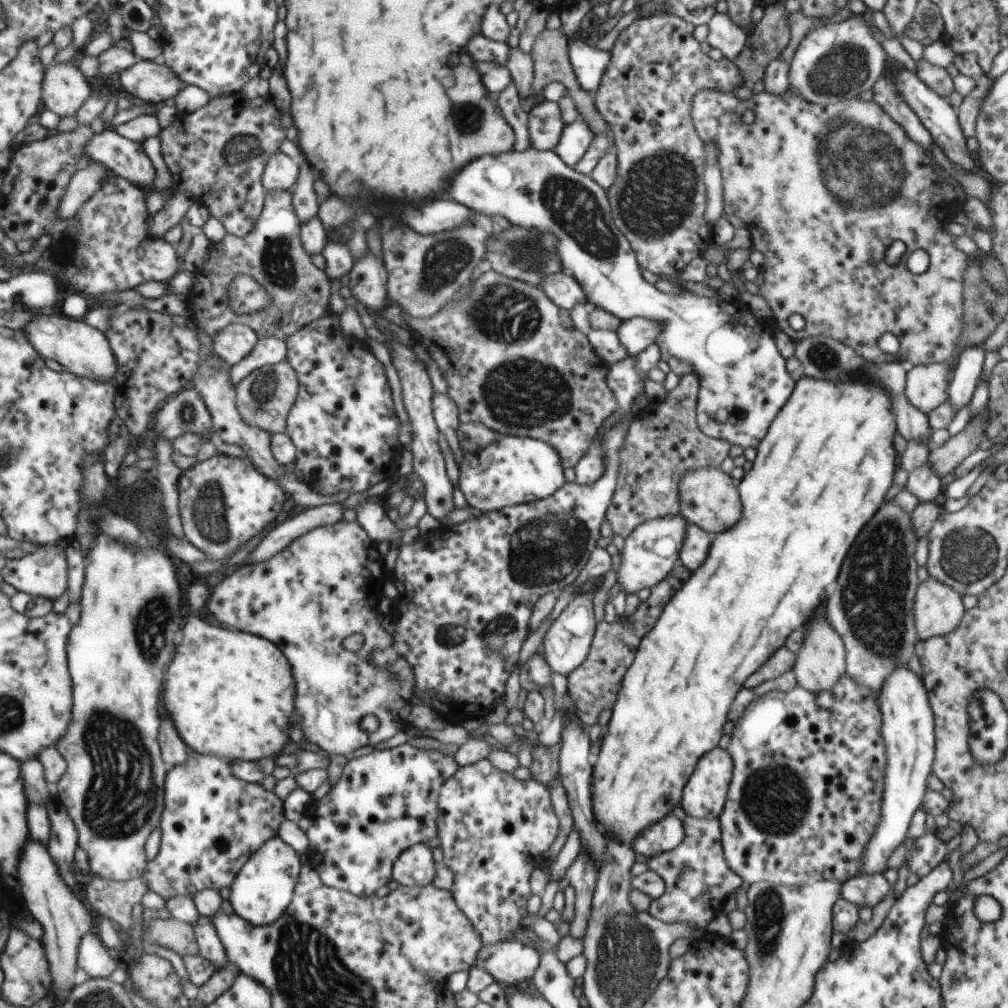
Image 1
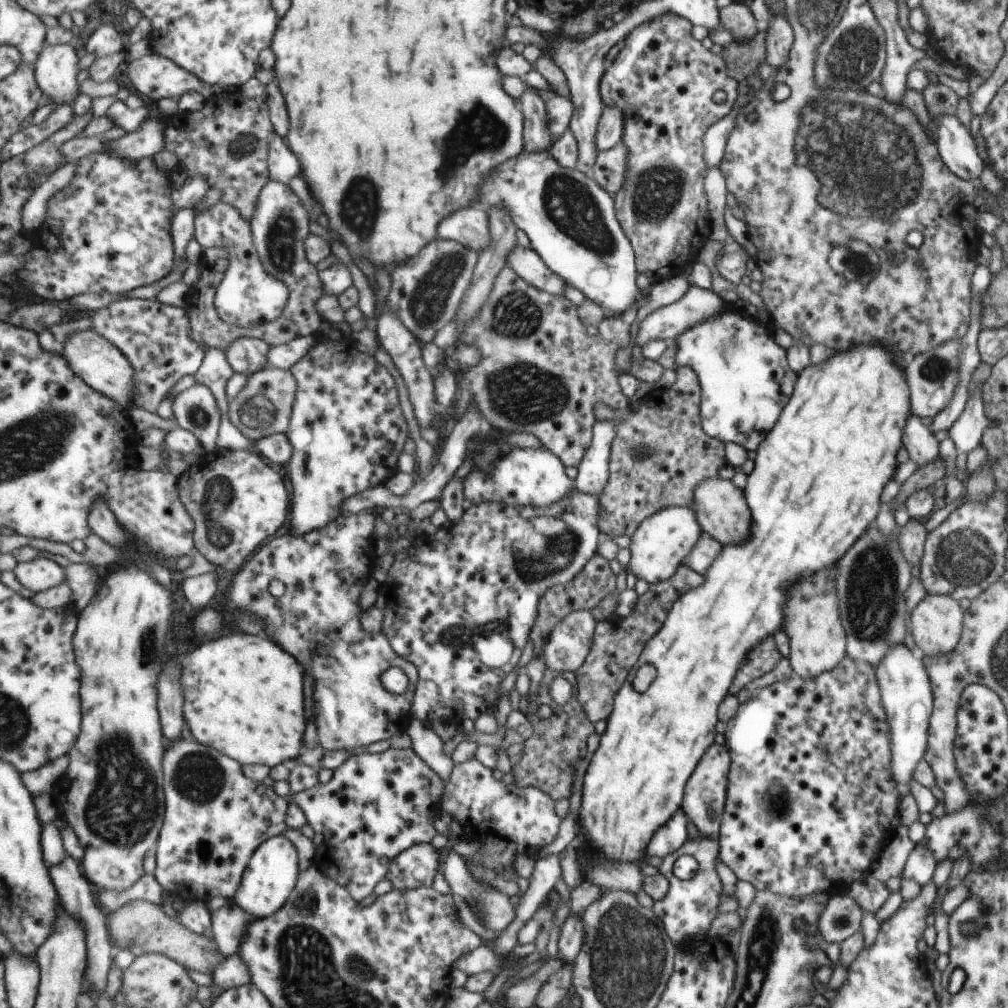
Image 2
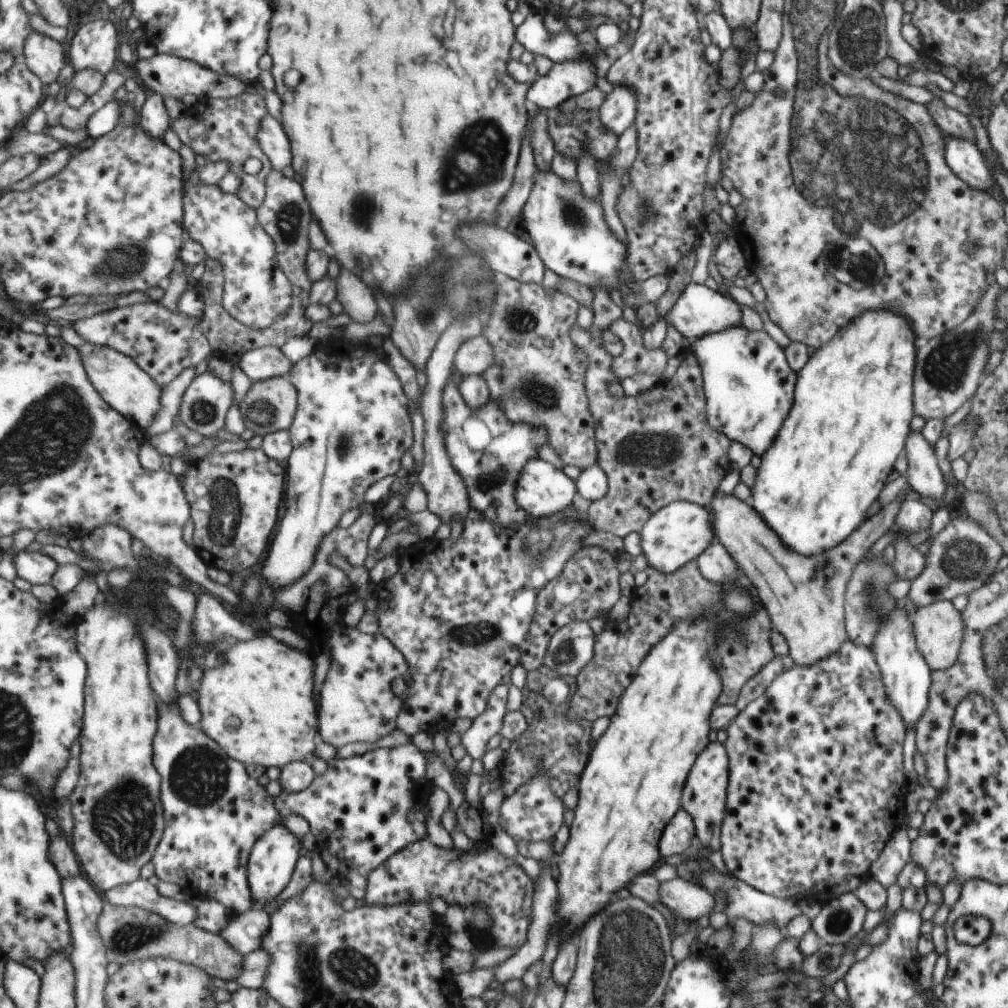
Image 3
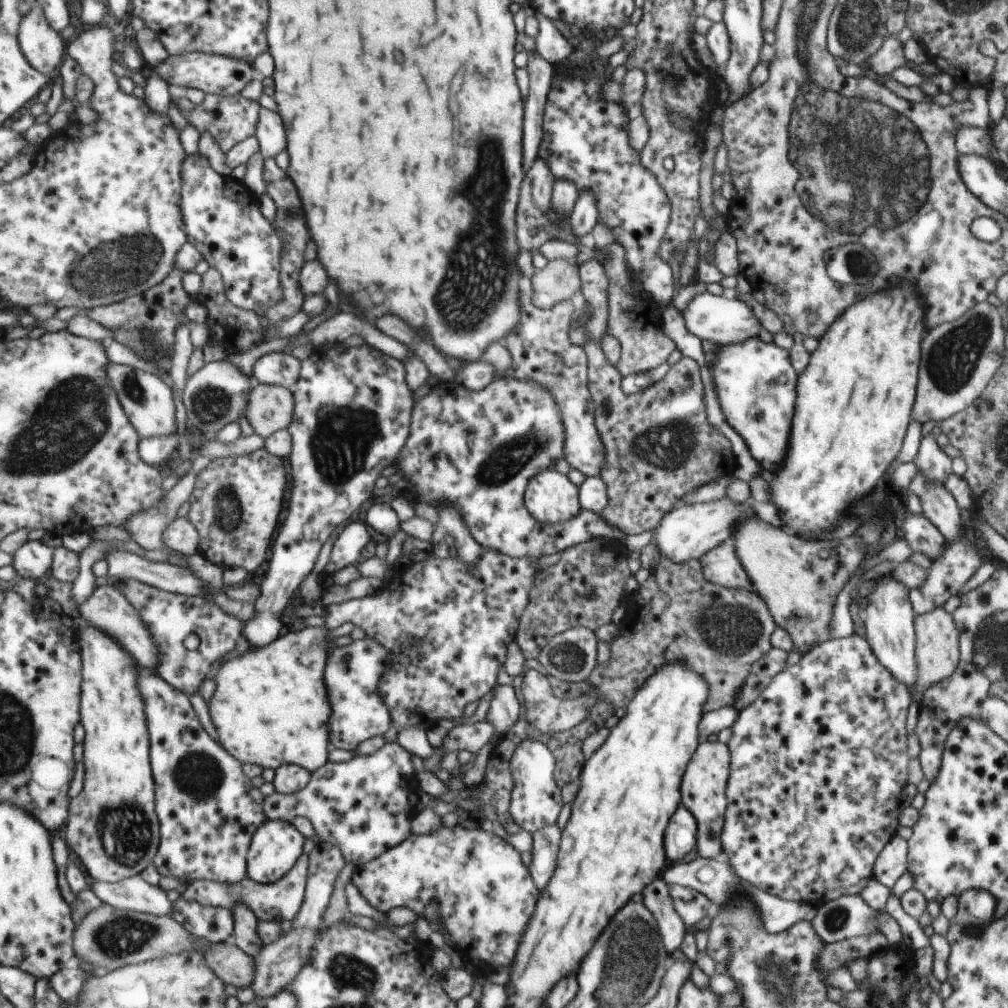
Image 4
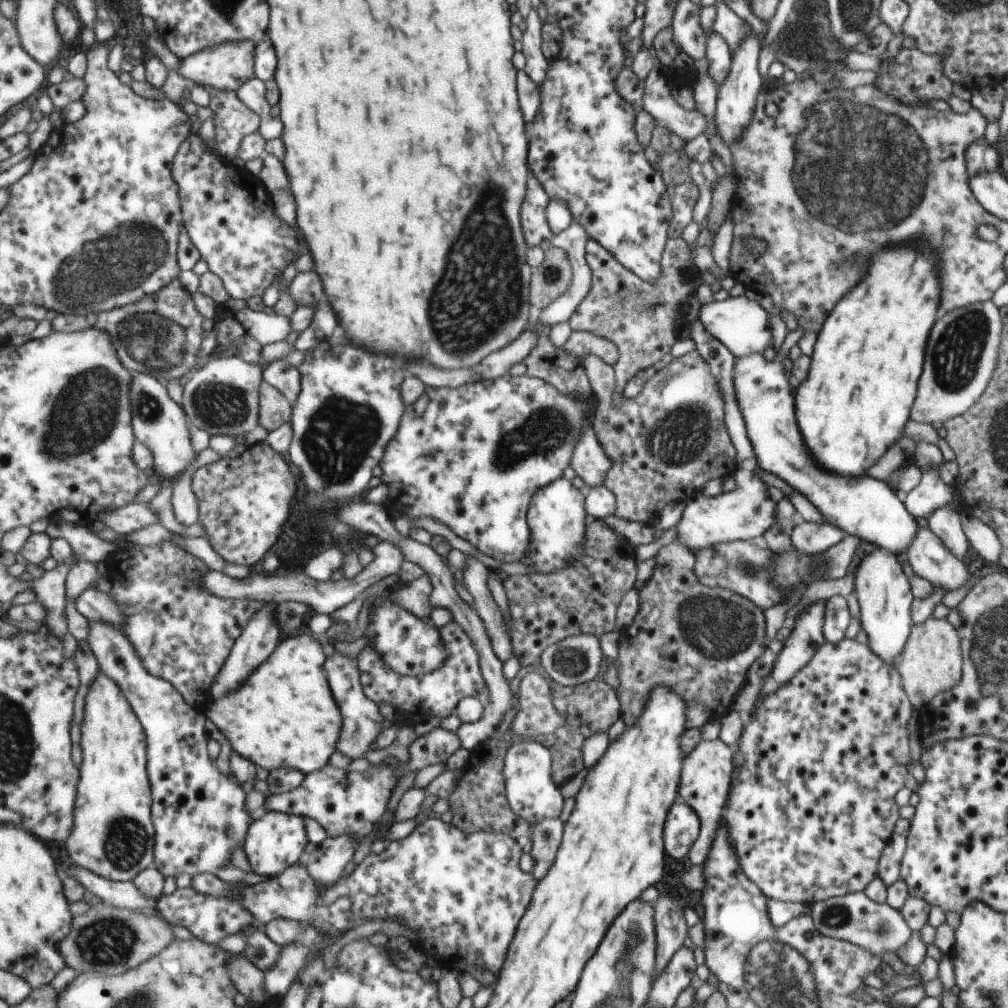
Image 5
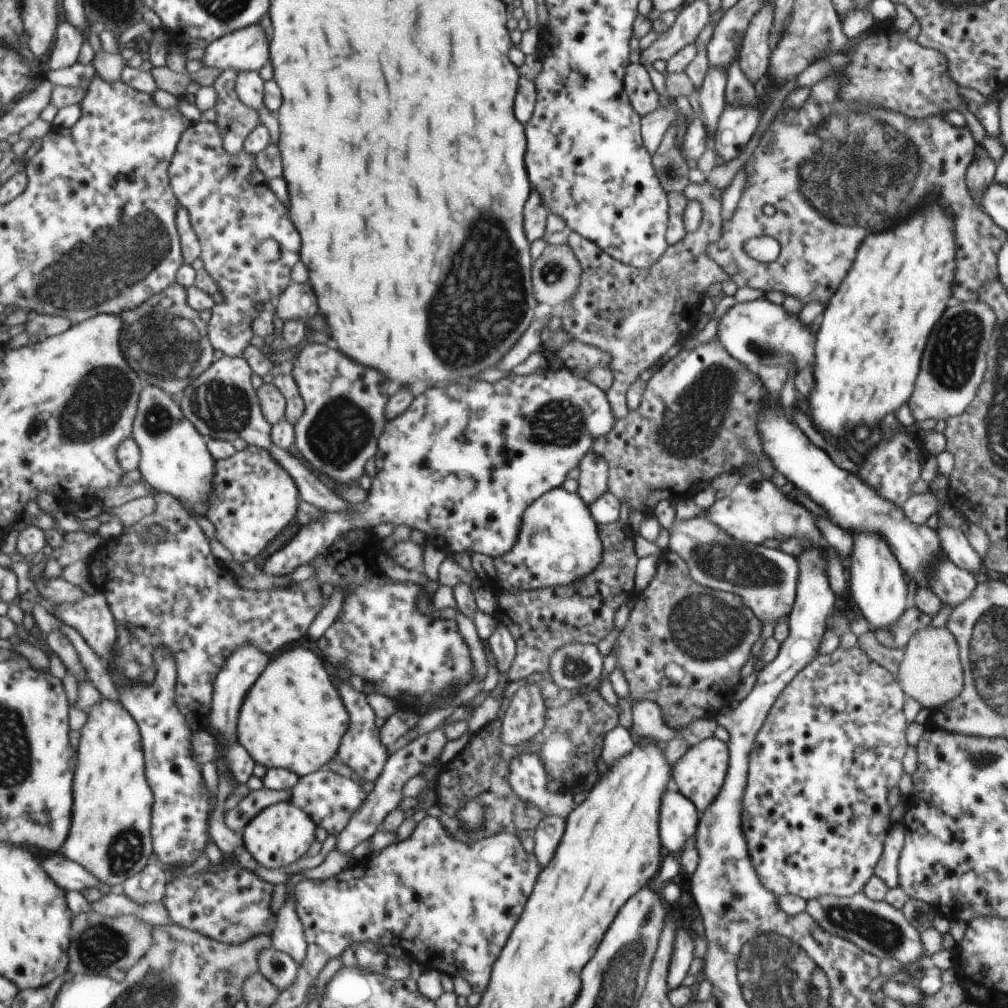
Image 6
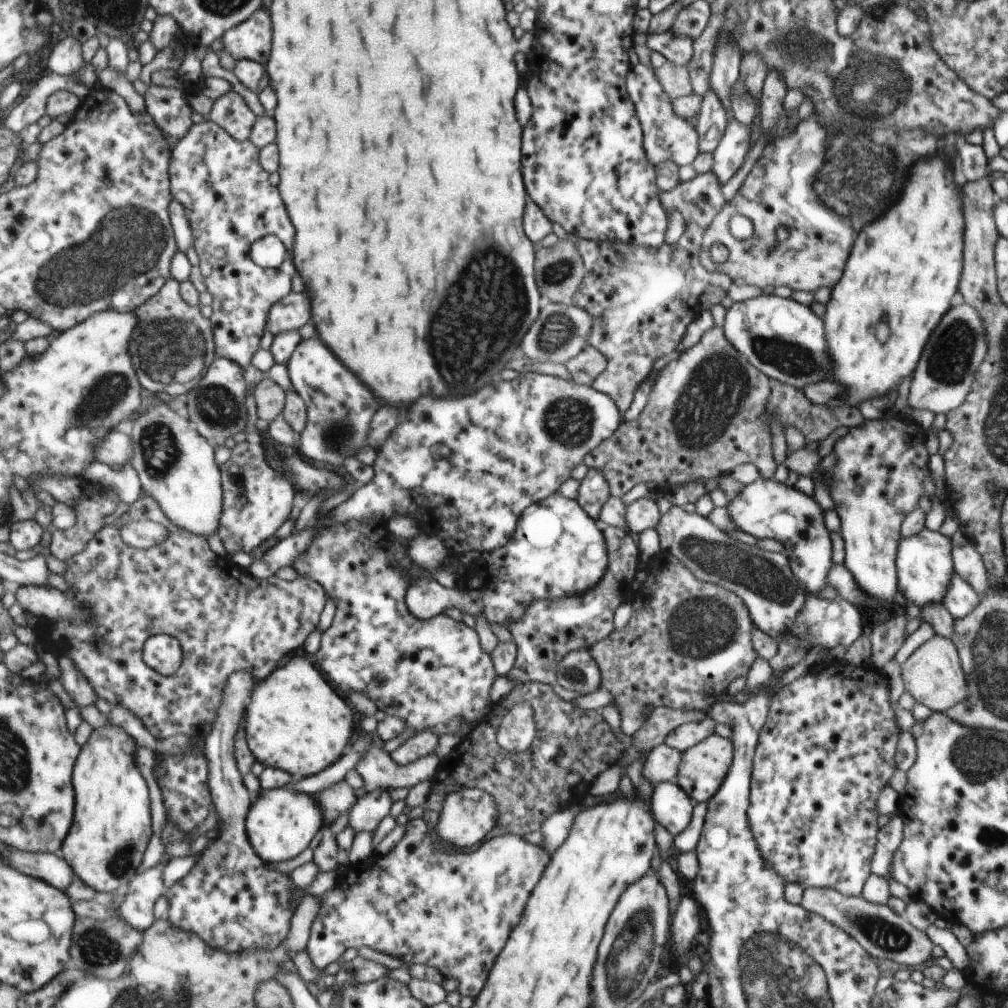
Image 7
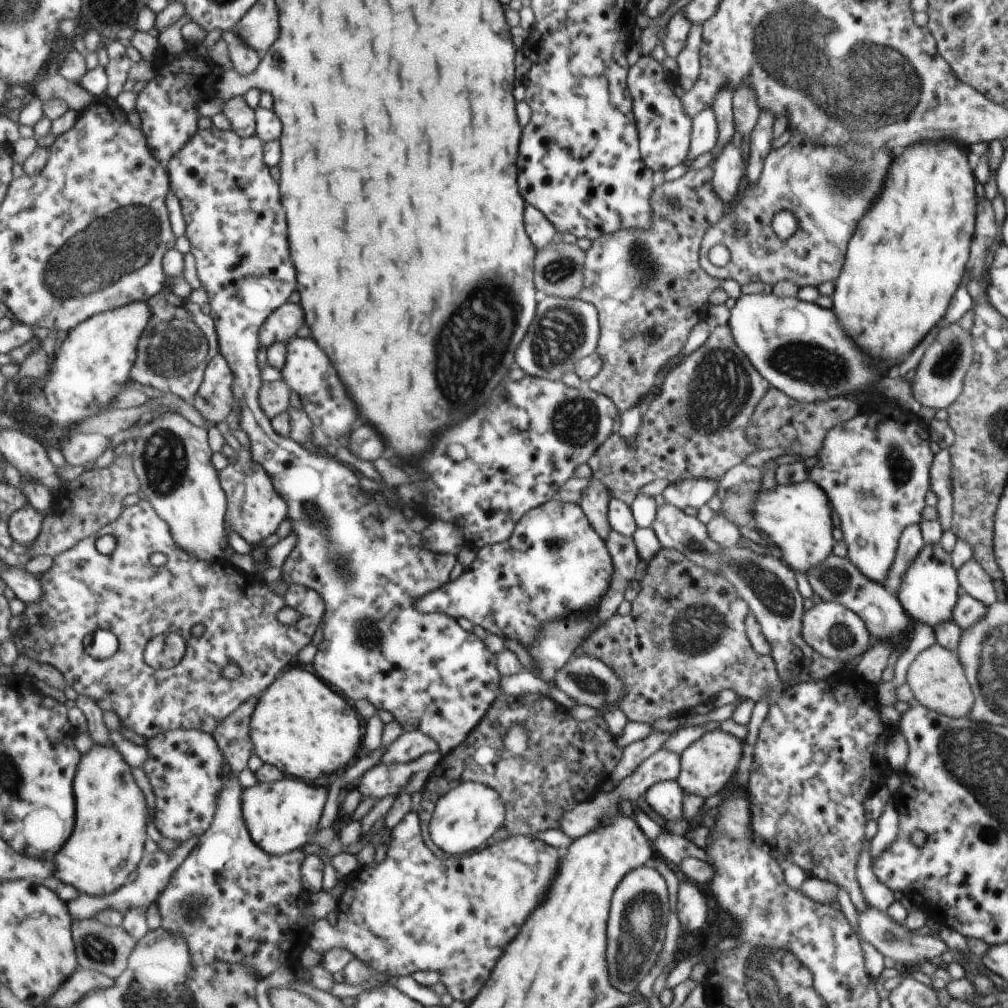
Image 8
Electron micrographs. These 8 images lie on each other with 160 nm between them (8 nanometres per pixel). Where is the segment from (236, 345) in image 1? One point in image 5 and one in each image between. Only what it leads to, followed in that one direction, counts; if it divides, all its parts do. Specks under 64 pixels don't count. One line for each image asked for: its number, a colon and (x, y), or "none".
2: (248, 355)
3: (265, 363)
4: (281, 368)
5: (282, 374)

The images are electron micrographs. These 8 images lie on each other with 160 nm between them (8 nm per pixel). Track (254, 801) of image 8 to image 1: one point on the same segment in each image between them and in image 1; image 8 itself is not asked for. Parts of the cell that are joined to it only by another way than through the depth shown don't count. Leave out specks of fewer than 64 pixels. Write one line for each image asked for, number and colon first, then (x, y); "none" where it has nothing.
1: (262, 892)
2: (273, 873)
3: (273, 861)
4: (277, 845)
5: (276, 840)
6: (283, 833)
7: (281, 823)

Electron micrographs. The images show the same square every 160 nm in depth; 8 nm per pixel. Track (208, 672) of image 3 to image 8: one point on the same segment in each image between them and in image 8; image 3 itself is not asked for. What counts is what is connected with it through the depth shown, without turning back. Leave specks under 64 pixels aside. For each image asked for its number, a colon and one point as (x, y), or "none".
4: (271, 707)
5: (285, 714)
6: (293, 718)
7: (295, 721)
8: (300, 726)

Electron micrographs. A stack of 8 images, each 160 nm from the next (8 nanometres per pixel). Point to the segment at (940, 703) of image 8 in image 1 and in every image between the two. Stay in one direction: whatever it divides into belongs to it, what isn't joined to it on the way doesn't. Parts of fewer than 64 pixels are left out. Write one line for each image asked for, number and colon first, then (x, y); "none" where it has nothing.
1: (937, 609)
2: (935, 622)
3: (937, 627)
4: (937, 654)
5: (931, 663)
6: (930, 672)
7: (932, 674)

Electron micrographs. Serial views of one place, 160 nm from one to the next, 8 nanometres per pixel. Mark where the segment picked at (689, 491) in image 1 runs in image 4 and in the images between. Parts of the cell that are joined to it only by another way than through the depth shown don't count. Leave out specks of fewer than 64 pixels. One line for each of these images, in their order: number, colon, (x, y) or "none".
2: (721, 509)
3: (804, 596)
4: (798, 580)

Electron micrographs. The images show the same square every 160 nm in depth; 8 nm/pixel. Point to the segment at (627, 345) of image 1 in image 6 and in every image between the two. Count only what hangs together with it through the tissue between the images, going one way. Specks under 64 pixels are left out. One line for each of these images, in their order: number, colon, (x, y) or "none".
2: (697, 305)
3: (699, 311)
4: (716, 319)
5: (741, 325)
6: (755, 332)

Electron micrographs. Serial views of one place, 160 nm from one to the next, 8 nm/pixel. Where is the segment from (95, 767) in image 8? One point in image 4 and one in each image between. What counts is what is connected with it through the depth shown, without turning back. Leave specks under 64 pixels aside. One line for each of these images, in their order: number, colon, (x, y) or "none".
4: (114, 829)
5: (114, 836)
6: (111, 836)
7: (112, 827)

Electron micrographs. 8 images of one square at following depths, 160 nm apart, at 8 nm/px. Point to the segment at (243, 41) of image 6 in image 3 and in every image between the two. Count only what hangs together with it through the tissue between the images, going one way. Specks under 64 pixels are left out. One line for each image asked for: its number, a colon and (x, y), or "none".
3: (169, 75)
4: (218, 74)
5: (227, 66)

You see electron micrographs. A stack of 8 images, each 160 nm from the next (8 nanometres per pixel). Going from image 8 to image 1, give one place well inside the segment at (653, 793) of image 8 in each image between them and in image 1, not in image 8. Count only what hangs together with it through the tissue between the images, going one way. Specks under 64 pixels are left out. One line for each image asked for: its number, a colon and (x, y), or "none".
1: (664, 835)
2: (673, 835)
3: (678, 838)
4: (681, 836)
5: (682, 824)
6: (680, 817)
7: (672, 808)

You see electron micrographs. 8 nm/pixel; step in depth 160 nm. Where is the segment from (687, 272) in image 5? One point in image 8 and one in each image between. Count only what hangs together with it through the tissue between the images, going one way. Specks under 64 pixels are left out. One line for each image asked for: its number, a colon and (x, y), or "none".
6: (637, 316)
7: (642, 300)
8: (642, 327)

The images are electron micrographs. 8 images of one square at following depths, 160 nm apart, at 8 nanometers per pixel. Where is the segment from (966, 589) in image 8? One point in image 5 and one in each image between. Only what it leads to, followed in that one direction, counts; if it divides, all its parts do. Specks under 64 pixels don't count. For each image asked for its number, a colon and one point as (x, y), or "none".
5: (944, 522)
6: (954, 545)
7: (967, 563)

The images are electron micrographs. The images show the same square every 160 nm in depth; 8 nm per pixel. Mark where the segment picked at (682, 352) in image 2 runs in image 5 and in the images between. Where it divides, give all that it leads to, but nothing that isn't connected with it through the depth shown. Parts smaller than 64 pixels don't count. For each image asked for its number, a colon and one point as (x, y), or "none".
3: (749, 387)
4: (755, 386)
5: (864, 507)

